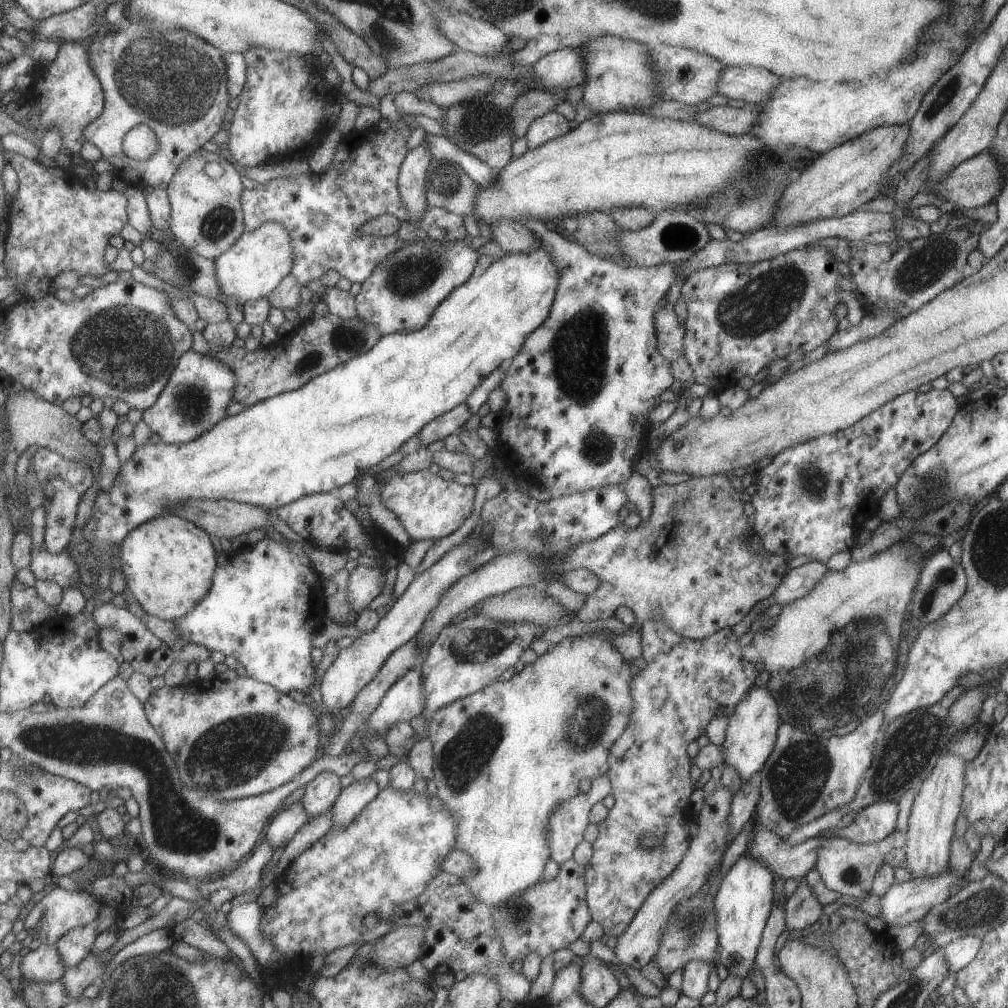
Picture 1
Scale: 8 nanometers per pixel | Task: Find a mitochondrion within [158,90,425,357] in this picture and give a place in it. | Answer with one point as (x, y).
(219, 222)

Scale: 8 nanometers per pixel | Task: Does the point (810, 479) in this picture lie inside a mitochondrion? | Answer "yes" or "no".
yes

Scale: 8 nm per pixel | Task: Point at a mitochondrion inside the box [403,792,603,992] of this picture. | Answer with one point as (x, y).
(517, 914)

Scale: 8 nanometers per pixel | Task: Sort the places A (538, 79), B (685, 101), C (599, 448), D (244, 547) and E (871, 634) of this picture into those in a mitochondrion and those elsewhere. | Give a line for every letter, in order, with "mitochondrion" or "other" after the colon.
A: other
B: other
C: mitochondrion
D: other
E: mitochondrion

